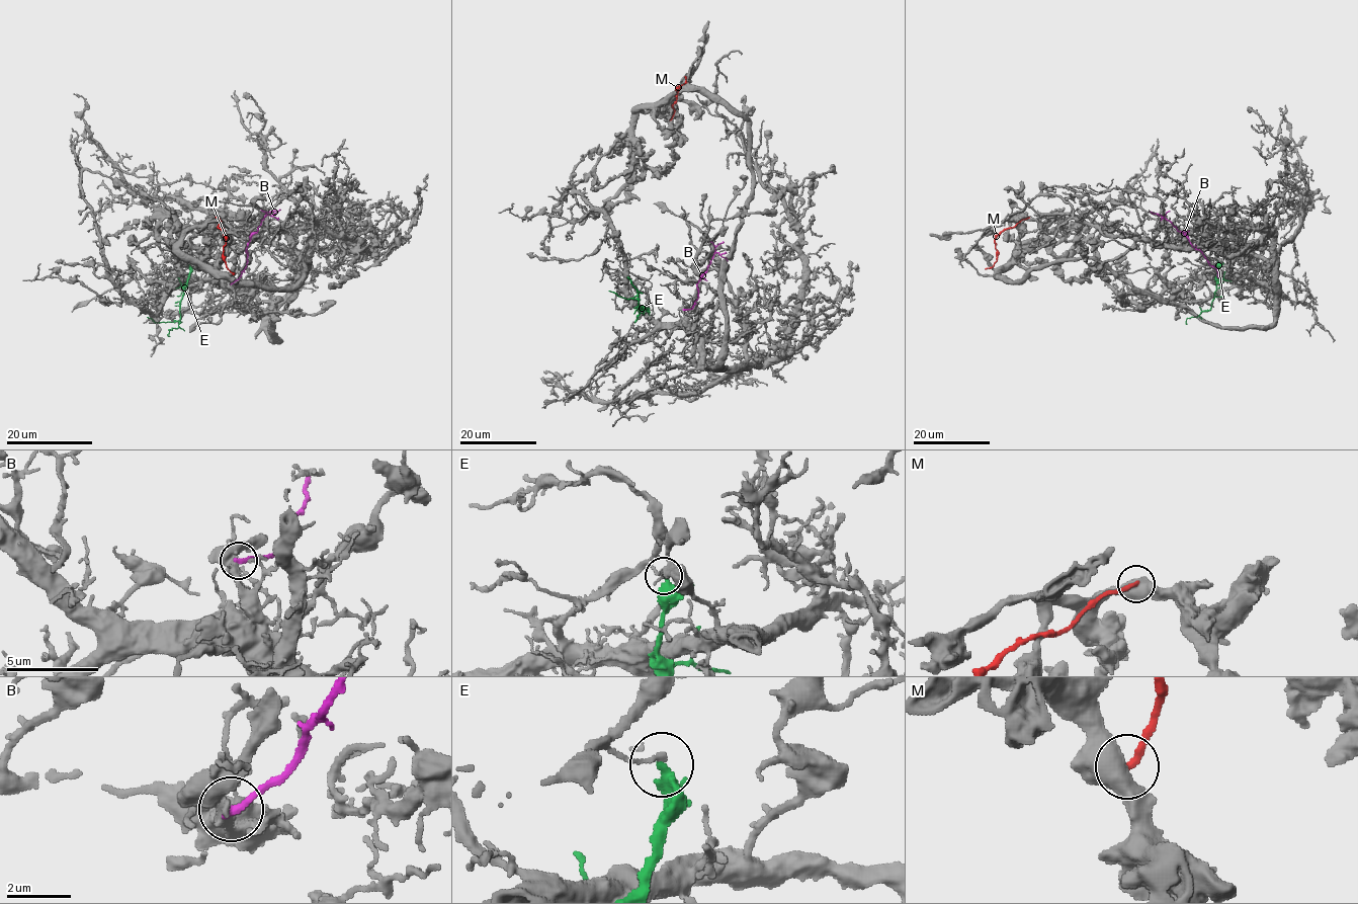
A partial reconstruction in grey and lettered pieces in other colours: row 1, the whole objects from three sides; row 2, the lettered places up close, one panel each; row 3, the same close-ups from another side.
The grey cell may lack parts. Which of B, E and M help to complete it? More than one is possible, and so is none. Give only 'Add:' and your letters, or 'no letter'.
Add: no letter

